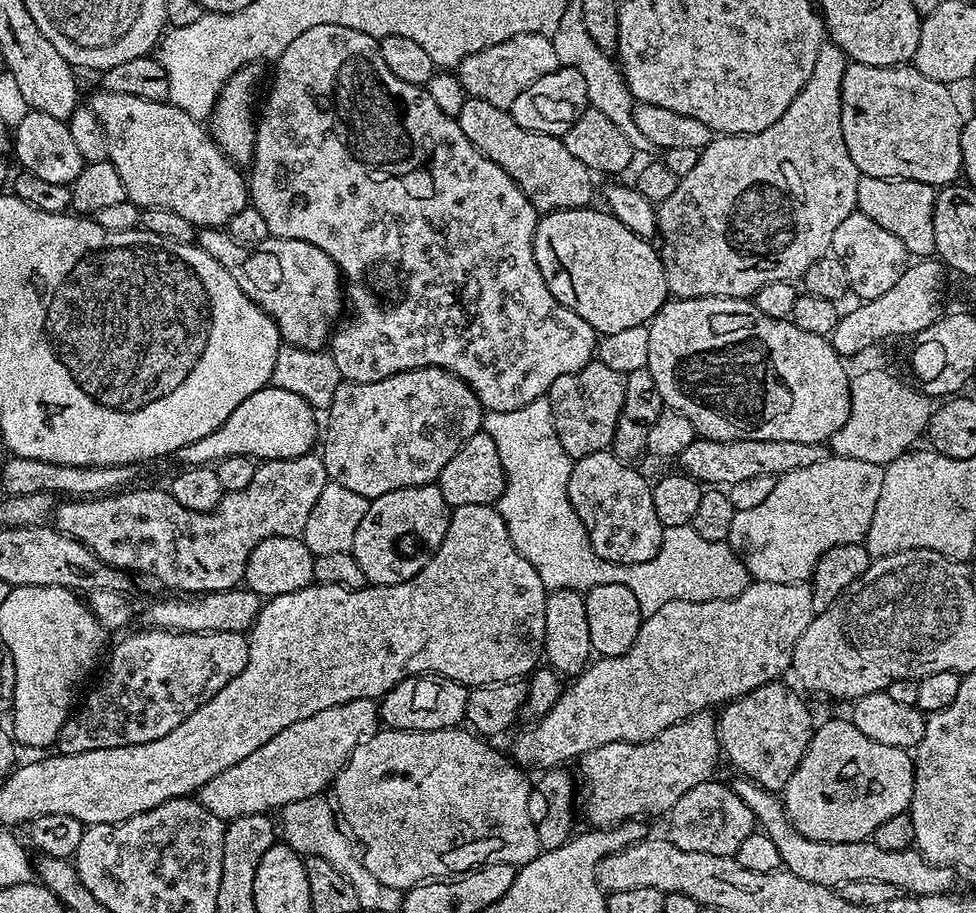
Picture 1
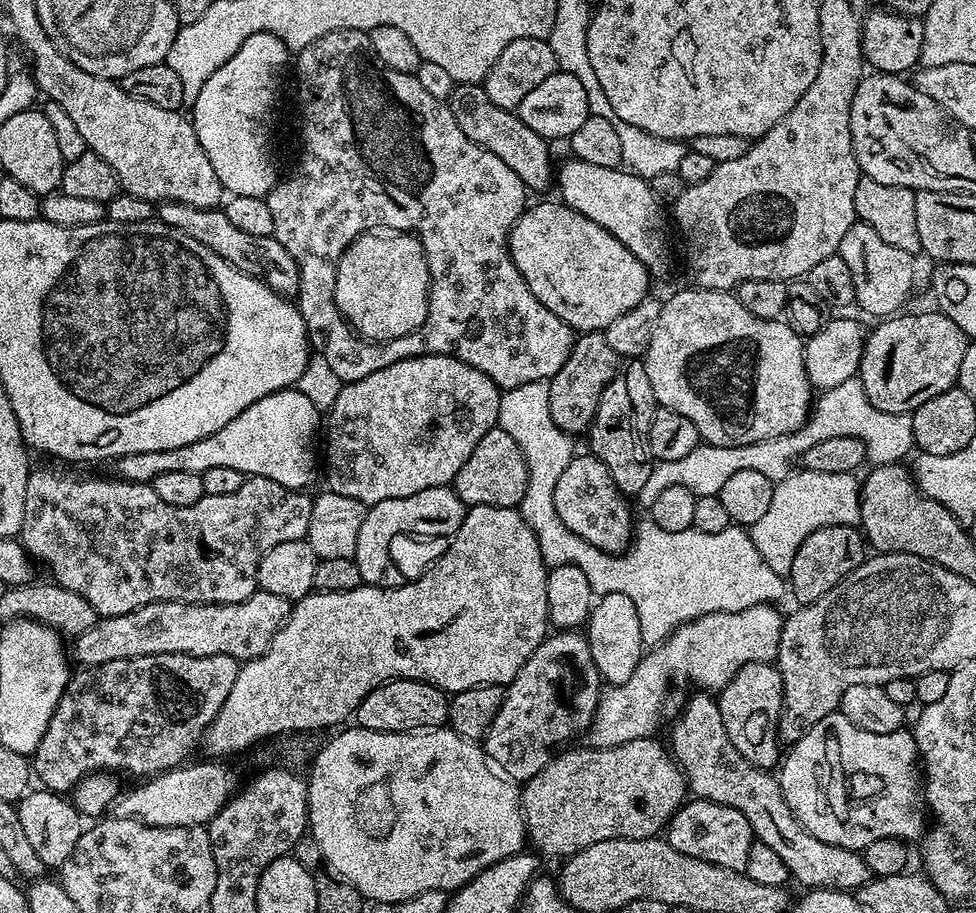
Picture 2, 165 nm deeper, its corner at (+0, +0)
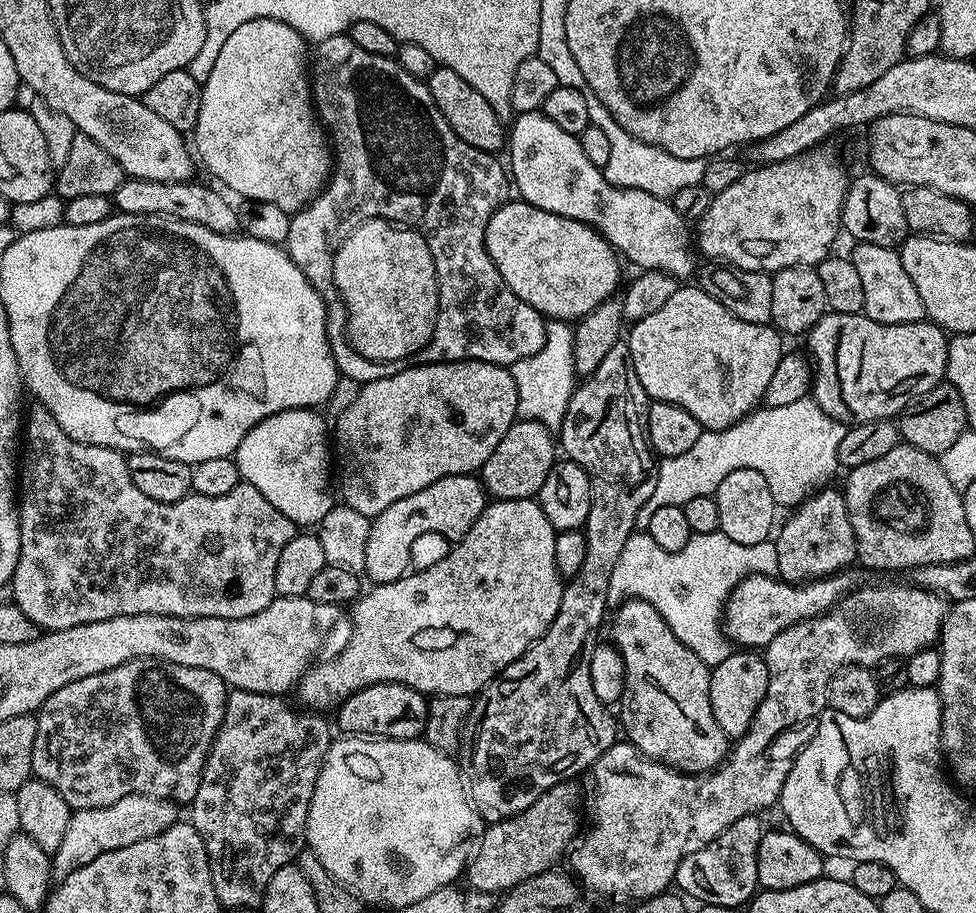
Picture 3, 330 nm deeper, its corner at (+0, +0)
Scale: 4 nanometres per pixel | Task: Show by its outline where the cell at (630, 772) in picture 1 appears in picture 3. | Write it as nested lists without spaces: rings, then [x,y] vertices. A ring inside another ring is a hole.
[[[561,782],[547,788],[526,810],[514,814],[497,824],[485,827],[468,861],[466,881],[480,892],[503,894],[509,888],[526,882],[538,874],[549,871],[560,855],[567,853],[577,839],[576,827],[580,816],[576,807],[580,804],[580,788],[576,784]]]

